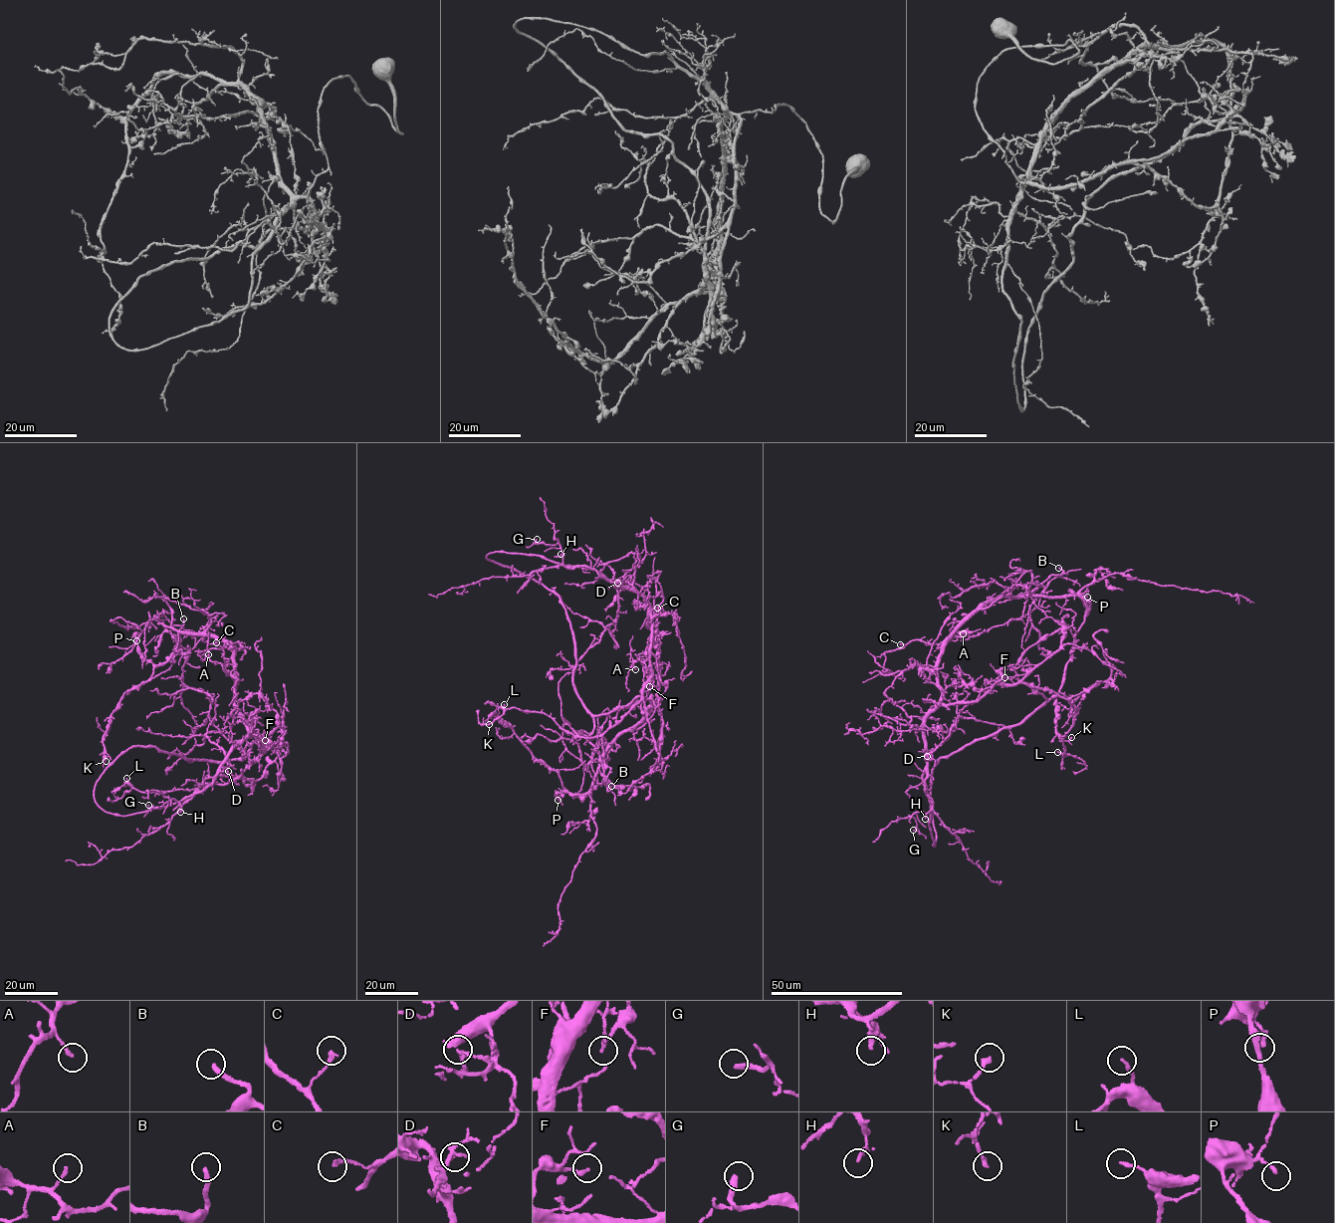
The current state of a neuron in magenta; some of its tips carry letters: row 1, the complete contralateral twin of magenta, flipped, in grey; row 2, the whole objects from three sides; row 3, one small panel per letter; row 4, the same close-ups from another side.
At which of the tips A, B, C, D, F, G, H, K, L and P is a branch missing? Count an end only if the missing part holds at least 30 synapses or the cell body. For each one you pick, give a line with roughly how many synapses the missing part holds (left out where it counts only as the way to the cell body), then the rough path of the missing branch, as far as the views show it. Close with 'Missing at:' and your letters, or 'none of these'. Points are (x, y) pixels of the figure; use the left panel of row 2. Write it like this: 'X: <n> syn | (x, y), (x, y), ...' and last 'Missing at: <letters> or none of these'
Missing at: none of these

